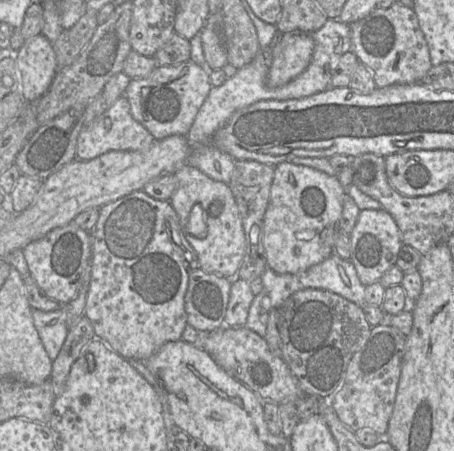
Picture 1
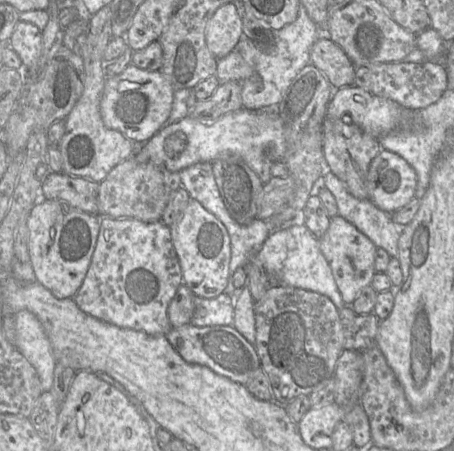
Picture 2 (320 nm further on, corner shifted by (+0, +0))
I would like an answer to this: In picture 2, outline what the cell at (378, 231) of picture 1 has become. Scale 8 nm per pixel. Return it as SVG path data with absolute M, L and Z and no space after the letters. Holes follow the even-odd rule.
M337 215L331 217L325 234L319 238L322 254L328 262L340 295L347 306L351 306L359 292L370 285L375 275L375 254L377 247L353 224Z

